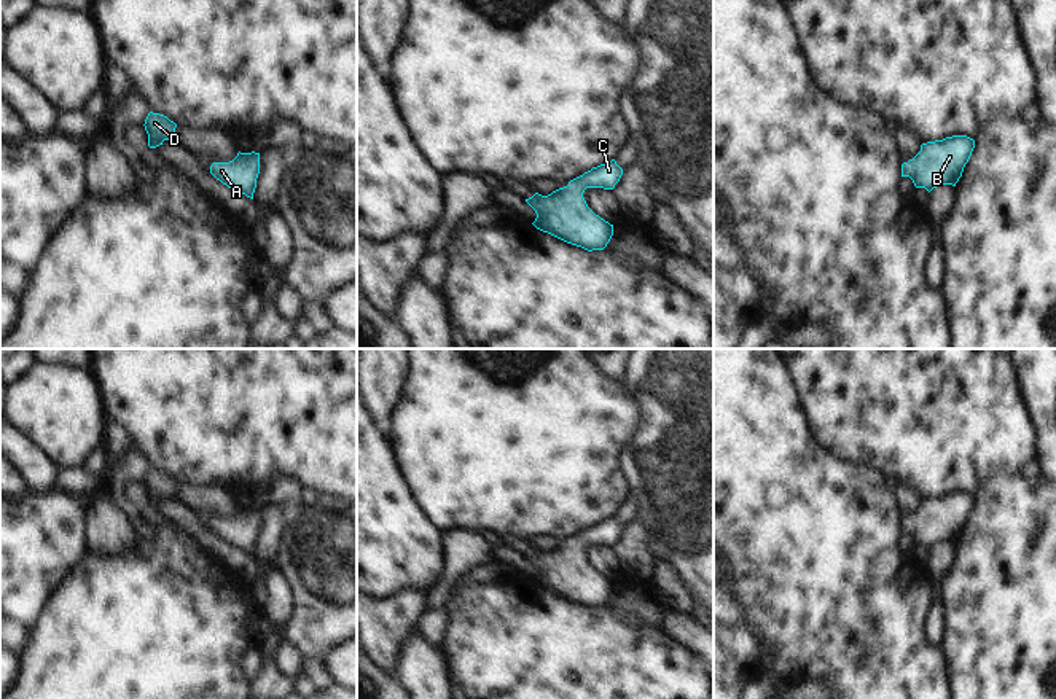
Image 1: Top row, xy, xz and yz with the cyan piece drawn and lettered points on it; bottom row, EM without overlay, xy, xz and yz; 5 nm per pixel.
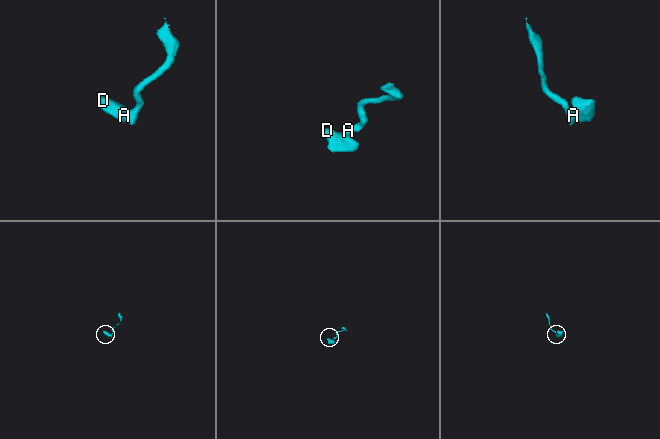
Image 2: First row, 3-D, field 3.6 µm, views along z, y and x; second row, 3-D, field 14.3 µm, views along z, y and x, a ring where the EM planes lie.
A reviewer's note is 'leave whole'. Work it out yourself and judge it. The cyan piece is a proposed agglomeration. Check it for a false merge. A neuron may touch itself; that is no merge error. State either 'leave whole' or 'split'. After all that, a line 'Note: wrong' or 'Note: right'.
leave whole
Note: right

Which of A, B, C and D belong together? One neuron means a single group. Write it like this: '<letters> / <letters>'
A B C D

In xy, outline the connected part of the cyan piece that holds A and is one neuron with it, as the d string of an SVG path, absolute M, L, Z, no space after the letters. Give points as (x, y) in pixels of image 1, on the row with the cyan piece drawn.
M237 153L229 162L213 162L210 174L228 188L253 199L260 174L260 153Z

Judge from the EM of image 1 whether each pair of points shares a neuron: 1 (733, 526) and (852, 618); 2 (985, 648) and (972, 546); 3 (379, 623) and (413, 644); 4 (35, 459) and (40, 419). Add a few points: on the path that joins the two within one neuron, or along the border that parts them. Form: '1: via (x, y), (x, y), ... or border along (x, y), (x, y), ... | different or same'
1: via (763, 529), (822, 588) | same
2: via (985, 623), (985, 572) | same
3: border along (416, 626), (398, 648), (392, 674) | different
4: border along (16, 427), (58, 468) | different

